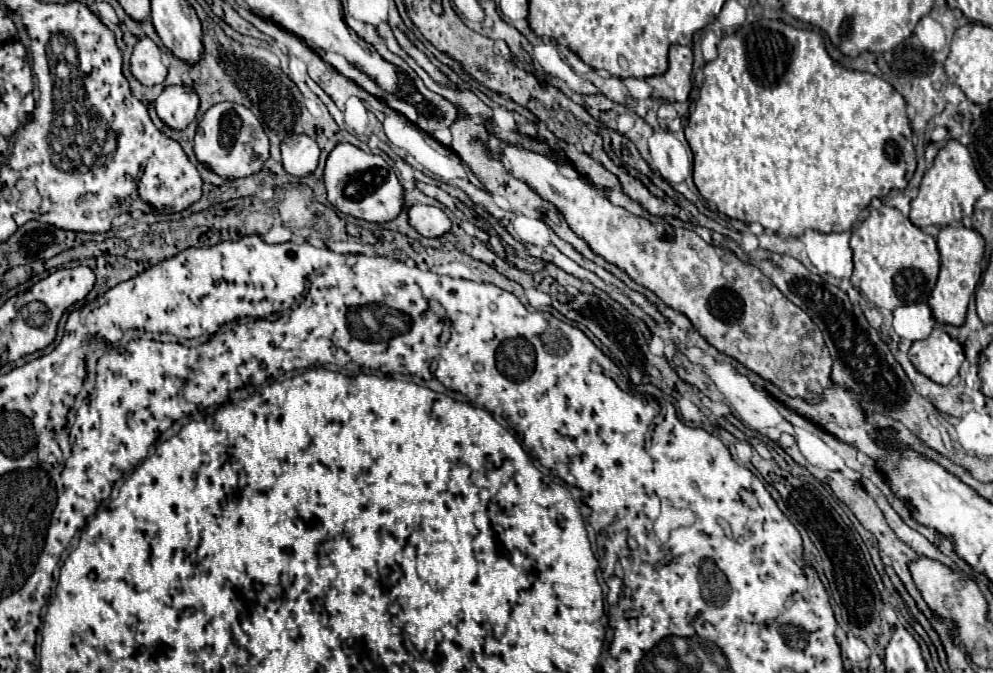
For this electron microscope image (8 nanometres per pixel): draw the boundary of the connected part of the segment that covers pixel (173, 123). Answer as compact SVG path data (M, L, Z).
M171 85L171 87L165 87L163 93L157 97L155 109L157 109L159 119L167 127L183 131L197 117L199 97L189 87Z

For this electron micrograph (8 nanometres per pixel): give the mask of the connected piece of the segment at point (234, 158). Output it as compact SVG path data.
M217 103L199 121L195 135L195 155L223 179L245 179L259 173L269 159L269 139L257 117L243 105Z

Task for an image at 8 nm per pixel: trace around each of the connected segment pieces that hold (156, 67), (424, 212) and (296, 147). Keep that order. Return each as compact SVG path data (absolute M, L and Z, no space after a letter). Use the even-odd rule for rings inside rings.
M143 37L131 55L131 73L141 85L159 85L167 77L167 67L163 65L161 49L149 39Z
M415 205L409 209L409 223L429 239L445 237L451 231L451 219L439 209L431 205Z
M293 135L281 145L283 167L293 177L307 177L317 169L321 149L307 135Z

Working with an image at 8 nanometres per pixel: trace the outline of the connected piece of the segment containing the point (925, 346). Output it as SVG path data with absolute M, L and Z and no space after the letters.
M933 329L927 339L911 345L909 359L915 369L927 375L931 381L949 385L965 361L965 353L957 339L951 339L943 329Z

